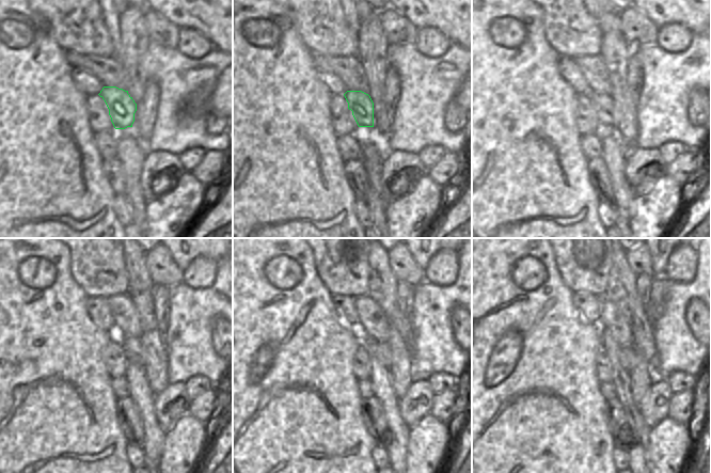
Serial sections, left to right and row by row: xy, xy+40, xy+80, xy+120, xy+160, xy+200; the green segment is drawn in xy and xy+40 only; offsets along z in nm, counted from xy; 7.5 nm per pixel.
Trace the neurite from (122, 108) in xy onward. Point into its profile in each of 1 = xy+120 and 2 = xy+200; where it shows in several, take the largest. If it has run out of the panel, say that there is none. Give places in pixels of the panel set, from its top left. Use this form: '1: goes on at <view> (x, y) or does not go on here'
1: goes on at xy+120 (131, 345)
2: goes on at xy+200 (629, 358)

